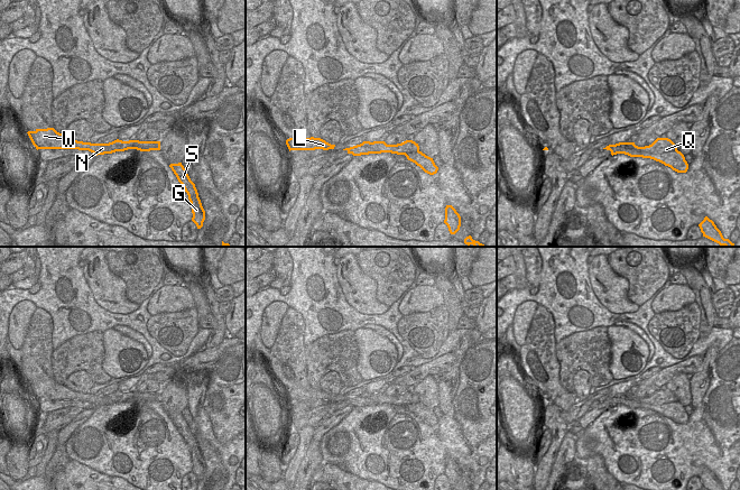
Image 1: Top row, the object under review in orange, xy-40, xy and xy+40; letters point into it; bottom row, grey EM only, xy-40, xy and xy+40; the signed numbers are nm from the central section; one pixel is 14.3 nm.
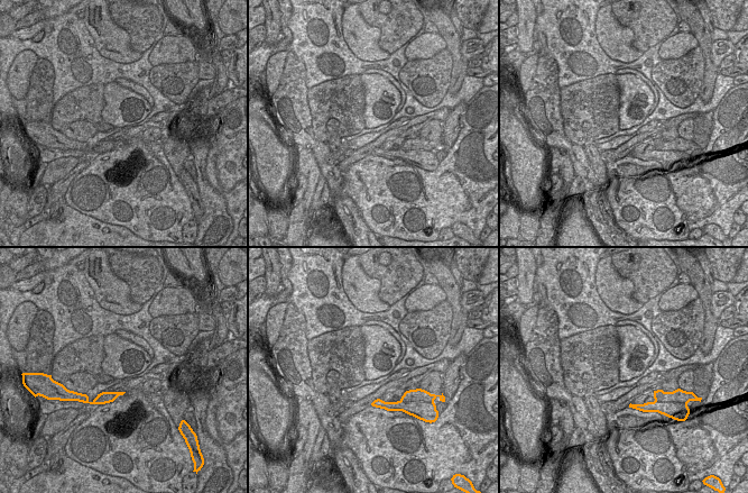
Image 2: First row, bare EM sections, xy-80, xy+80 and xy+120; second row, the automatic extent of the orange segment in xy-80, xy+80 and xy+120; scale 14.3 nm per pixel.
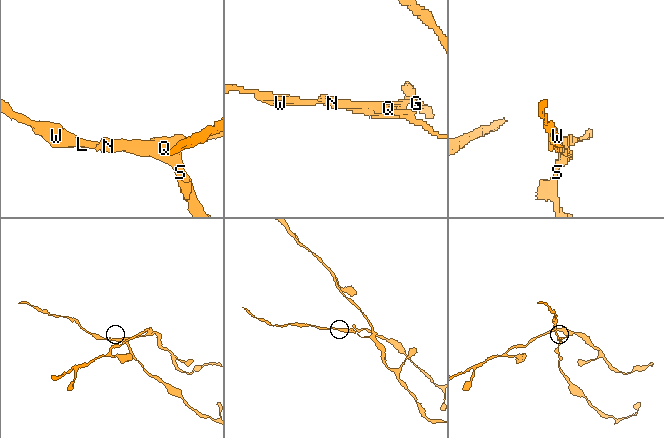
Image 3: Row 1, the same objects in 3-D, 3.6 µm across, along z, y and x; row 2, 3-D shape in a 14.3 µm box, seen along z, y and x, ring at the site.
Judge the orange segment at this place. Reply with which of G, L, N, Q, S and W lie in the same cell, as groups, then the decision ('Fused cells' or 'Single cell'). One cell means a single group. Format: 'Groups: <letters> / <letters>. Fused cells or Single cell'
Groups: G L N S W / Q. Fused cells.

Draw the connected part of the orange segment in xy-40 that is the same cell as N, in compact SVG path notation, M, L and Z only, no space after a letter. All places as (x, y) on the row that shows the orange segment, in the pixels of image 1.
M54 128L36 129L27 132L36 149L78 149L89 150L98 155L112 154L135 149L133 141L114 140L109 144L91 144L77 141L68 138L64 133L57 132Z

